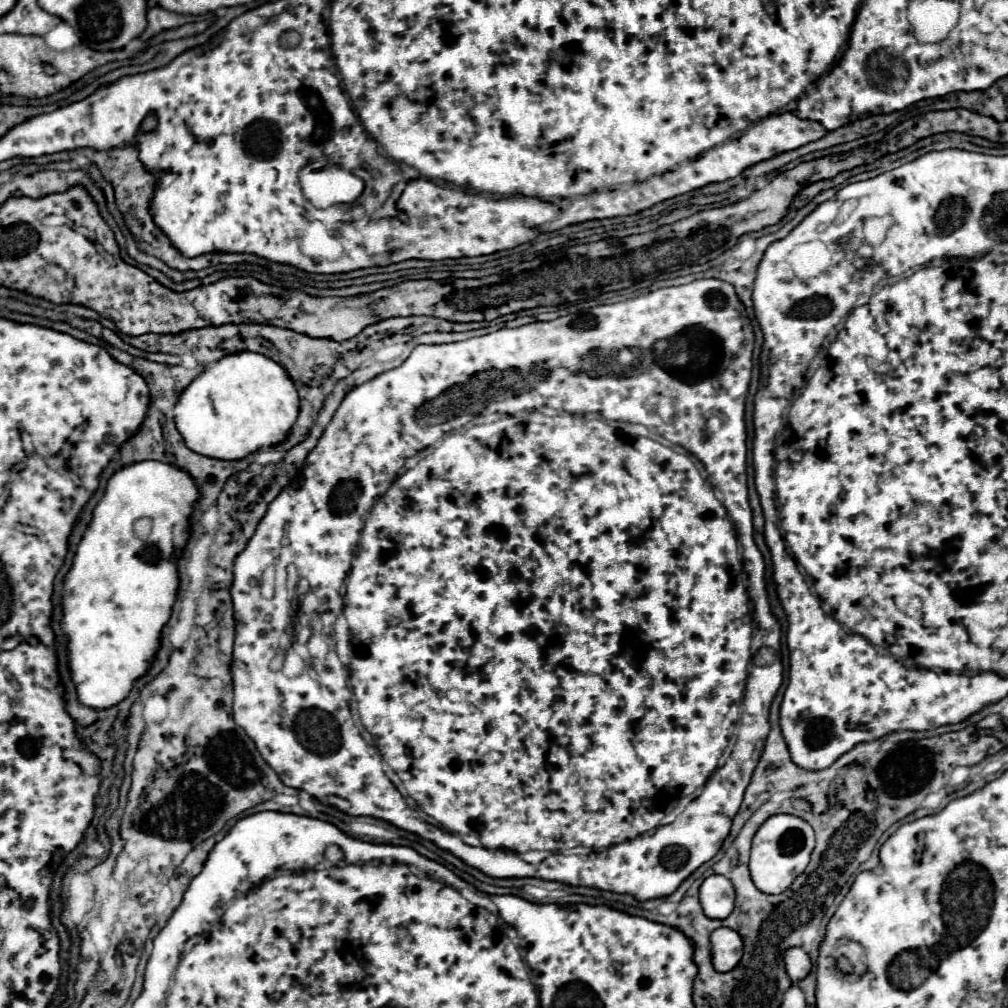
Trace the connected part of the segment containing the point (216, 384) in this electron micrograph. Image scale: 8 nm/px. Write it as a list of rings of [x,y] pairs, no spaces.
[[[252,351],[226,355],[204,369],[178,397],[176,429],[186,447],[214,459],[242,459],[260,447],[282,443],[298,417],[298,393],[286,371],[268,357]]]

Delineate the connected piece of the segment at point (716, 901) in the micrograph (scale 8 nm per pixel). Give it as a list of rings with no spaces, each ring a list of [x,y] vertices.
[[[710,875],[700,885],[700,903],[710,919],[726,919],[734,909],[734,887],[722,875]]]

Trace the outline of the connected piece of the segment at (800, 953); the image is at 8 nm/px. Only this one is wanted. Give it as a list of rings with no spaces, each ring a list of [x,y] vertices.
[[[790,947],[784,953],[784,963],[786,963],[786,971],[788,971],[788,975],[794,983],[804,979],[810,973],[810,967],[812,967],[810,957],[800,947]]]

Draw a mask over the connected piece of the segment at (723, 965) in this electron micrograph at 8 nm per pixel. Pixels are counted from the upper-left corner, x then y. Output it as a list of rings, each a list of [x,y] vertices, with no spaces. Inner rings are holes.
[[[716,929],[710,935],[712,965],[716,971],[730,971],[742,959],[742,939],[734,929]]]

